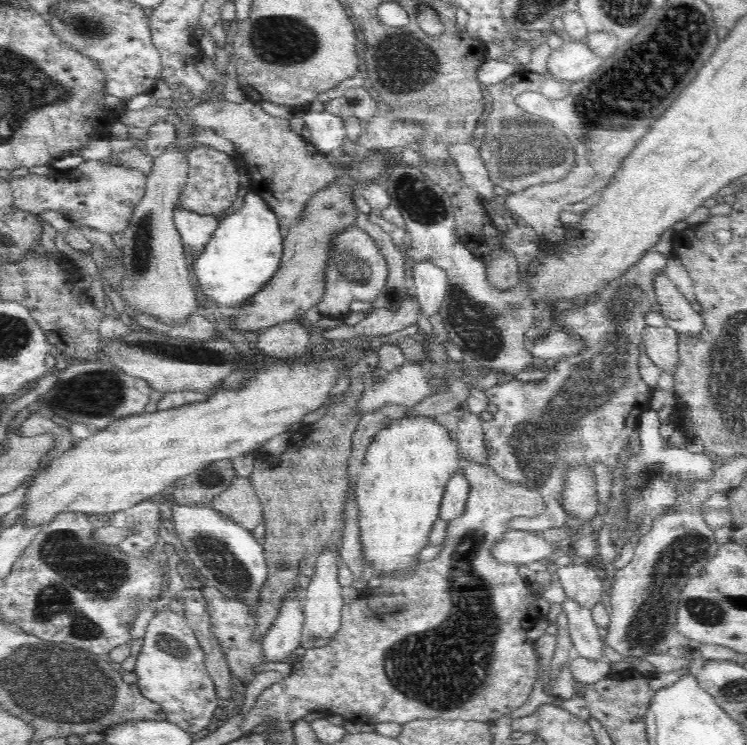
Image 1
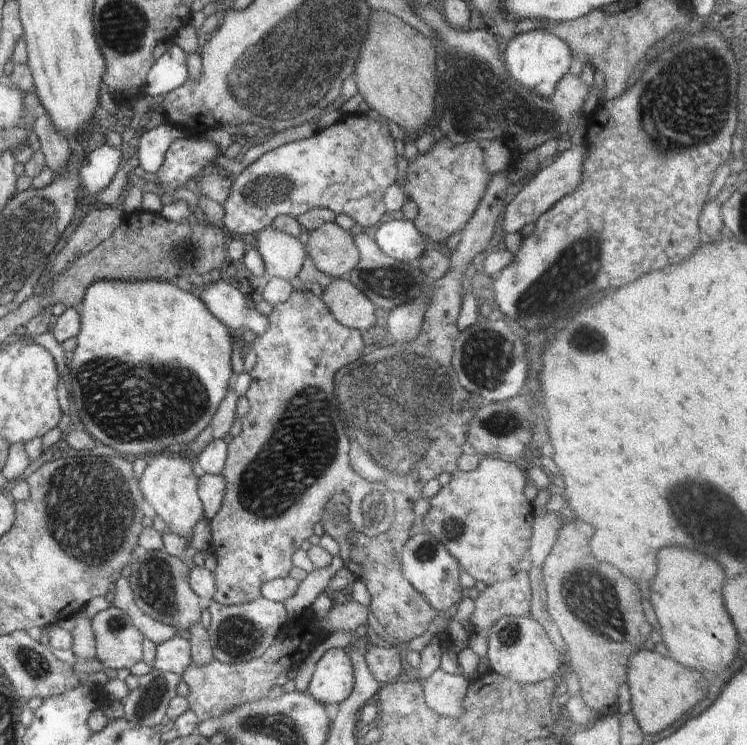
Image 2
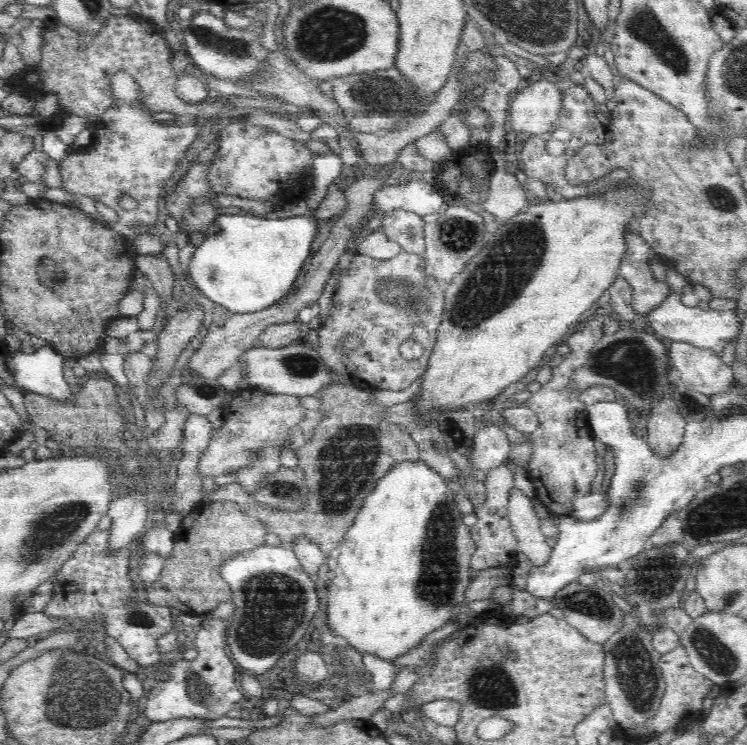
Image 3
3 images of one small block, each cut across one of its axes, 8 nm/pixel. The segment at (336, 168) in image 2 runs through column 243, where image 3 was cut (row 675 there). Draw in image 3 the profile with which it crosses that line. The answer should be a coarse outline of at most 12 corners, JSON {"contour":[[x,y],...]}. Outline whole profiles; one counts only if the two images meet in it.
{"contour":[[230,620],[191,633],[148,692],[144,721],[216,720],[245,696],[226,654]]}

